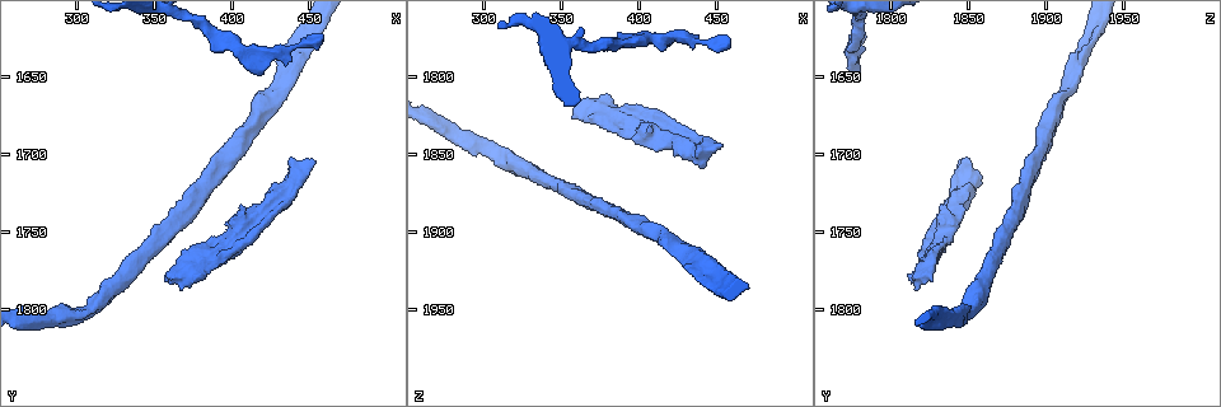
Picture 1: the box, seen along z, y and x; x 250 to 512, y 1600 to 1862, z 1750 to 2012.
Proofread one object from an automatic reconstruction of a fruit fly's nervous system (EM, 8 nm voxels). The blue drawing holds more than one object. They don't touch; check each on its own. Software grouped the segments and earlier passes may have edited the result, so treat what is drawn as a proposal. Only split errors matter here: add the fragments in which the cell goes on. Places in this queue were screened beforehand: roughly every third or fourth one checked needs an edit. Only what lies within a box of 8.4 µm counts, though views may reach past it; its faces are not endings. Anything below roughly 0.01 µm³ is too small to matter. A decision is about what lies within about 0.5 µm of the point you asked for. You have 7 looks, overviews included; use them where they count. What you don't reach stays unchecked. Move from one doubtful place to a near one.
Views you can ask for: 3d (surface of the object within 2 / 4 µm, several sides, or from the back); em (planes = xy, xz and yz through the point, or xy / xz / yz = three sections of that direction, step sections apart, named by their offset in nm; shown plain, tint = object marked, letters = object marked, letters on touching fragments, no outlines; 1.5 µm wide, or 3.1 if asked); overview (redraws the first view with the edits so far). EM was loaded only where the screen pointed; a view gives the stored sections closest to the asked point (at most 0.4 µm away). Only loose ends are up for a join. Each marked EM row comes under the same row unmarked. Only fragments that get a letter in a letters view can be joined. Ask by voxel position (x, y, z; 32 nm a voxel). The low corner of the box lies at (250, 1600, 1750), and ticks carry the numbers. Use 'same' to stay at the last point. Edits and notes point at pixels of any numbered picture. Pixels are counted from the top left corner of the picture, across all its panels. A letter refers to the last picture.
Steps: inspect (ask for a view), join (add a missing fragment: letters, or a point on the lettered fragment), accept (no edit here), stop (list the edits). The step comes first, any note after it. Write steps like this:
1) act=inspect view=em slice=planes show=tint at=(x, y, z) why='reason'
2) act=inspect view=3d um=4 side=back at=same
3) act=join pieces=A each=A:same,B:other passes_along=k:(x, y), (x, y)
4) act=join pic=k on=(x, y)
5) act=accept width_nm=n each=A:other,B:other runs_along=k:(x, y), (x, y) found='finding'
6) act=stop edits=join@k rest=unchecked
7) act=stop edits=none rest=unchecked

act=inspect view=em slice=xz step=4 show=tint at=(456, 1622, 1782) why='long arm stops here'

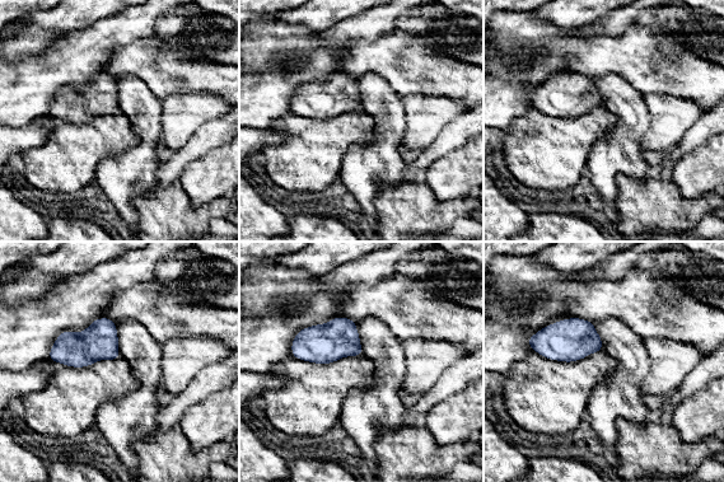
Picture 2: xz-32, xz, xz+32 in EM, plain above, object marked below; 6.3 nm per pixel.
act=inspect view=em slice=planes show=letters at=same why='another direction'

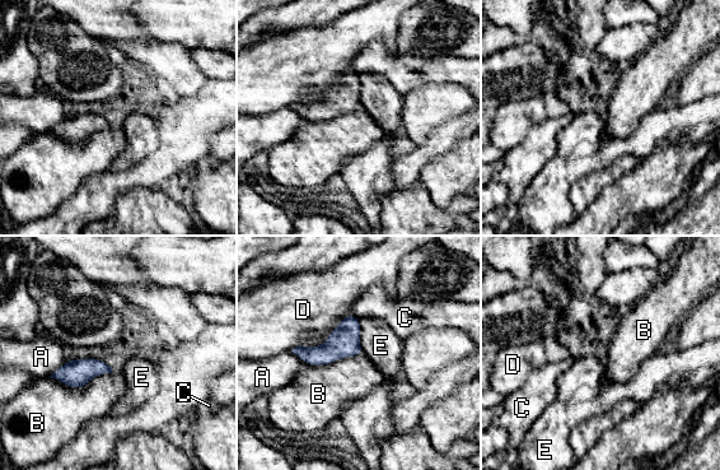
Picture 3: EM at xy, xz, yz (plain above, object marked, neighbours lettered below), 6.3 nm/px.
act=accept width_nm=150 each=A:other,B:other,C:other,D:other,E:other border=3:(113, 371), (80, 387), (50, 377) found='none of them fits'

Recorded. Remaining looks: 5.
act=inspect view=3d um=4 side=back at=(410, 1754, 1822) why='branch stops here'

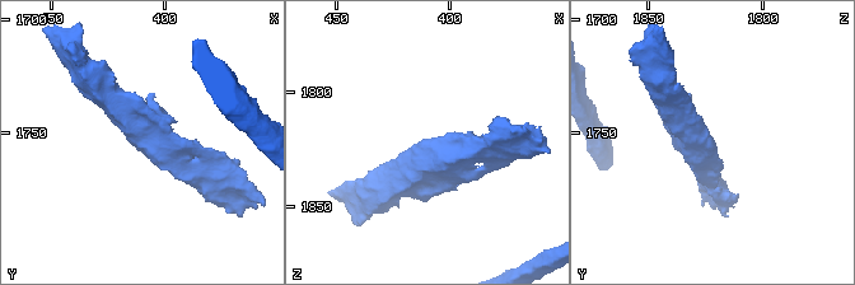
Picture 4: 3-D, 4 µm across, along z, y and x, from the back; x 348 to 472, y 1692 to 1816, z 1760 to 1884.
act=inspect view=em slice=xy step=4 show=tint at=(411, 1754, 1821)

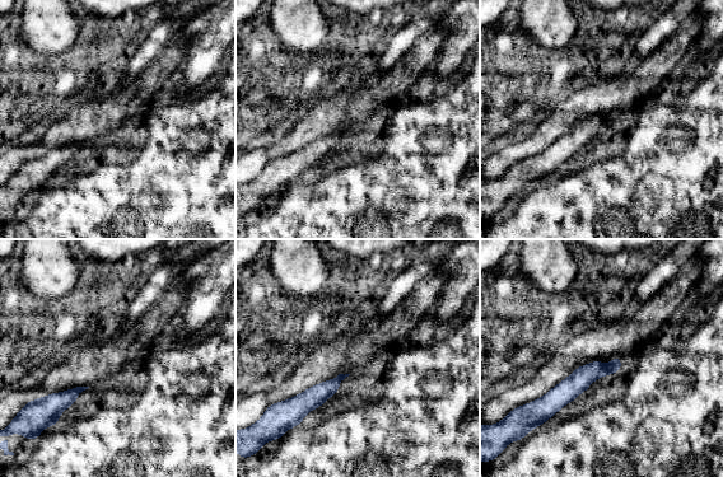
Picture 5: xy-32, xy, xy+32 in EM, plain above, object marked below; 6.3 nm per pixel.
act=inspect view=em slice=planes show=letters at=same

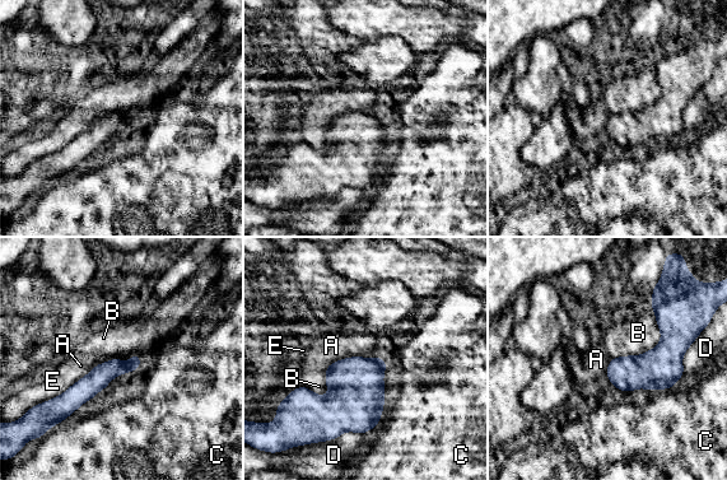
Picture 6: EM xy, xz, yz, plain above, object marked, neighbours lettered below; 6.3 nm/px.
act=accept each=A:other,B:other,C:other,D:other,E:other found='none of them fits'

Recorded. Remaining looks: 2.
act=inspect view=em um=3.1 slice=xy step=16 show=tint at=(368, 1786, 1818) why='branch stops here'

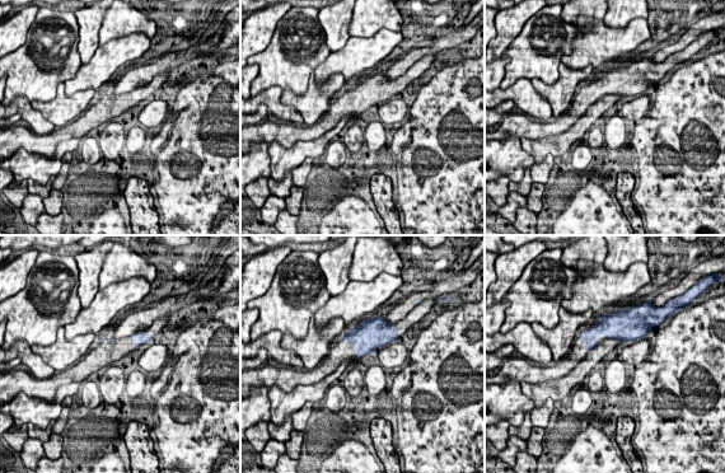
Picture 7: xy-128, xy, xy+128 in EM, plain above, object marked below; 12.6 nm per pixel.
act=inspect view=em um=3.1 slice=planes show=letters at=same

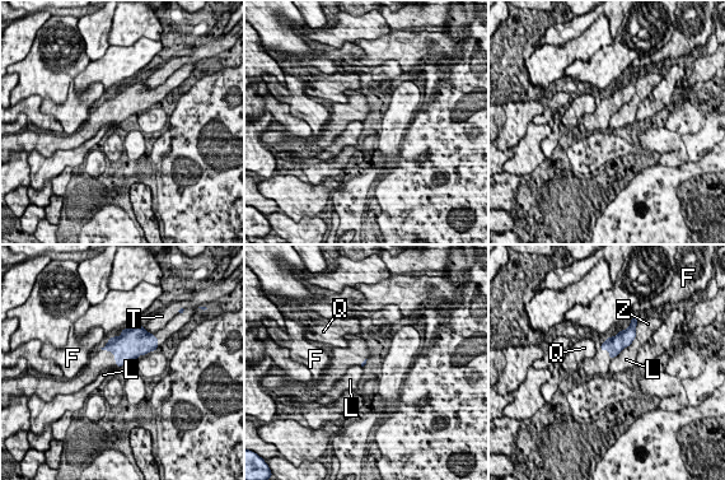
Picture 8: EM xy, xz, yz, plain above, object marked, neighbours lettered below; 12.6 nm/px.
act=accept each=F:other,L:other,Q:other,T:other,Z:other border=8:(634, 339), (612, 359) found='no lettered fragment goes on from it'

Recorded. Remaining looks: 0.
act=stop edits=none rest=unchecked

